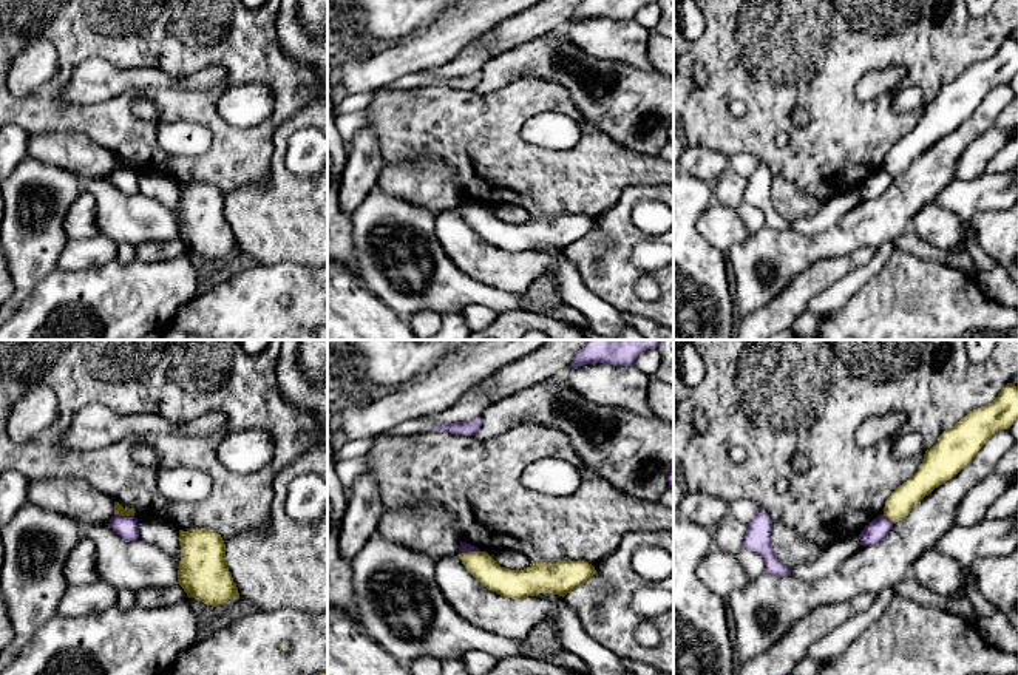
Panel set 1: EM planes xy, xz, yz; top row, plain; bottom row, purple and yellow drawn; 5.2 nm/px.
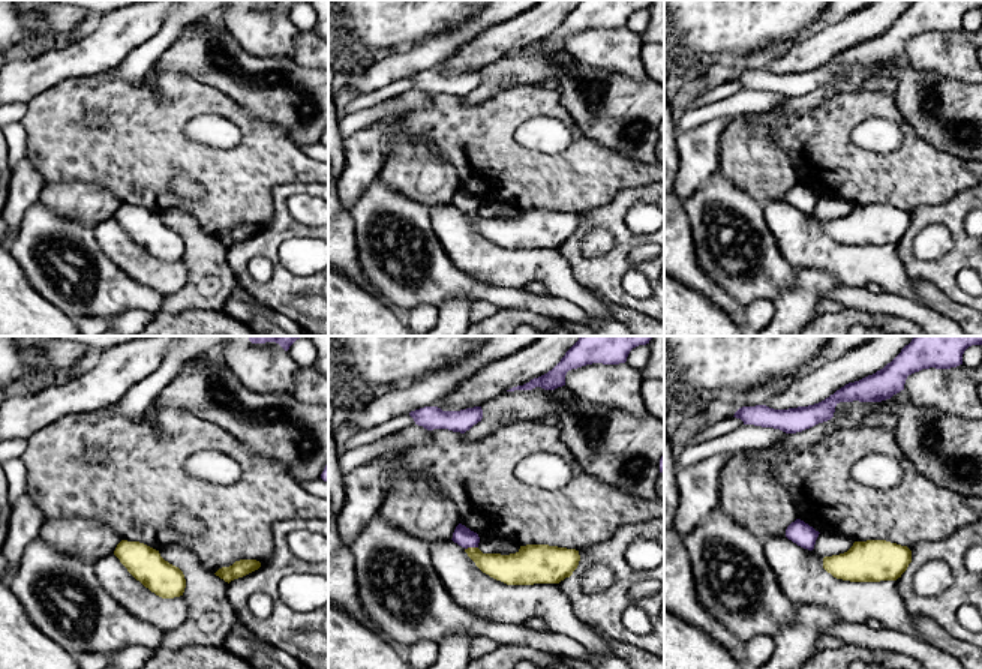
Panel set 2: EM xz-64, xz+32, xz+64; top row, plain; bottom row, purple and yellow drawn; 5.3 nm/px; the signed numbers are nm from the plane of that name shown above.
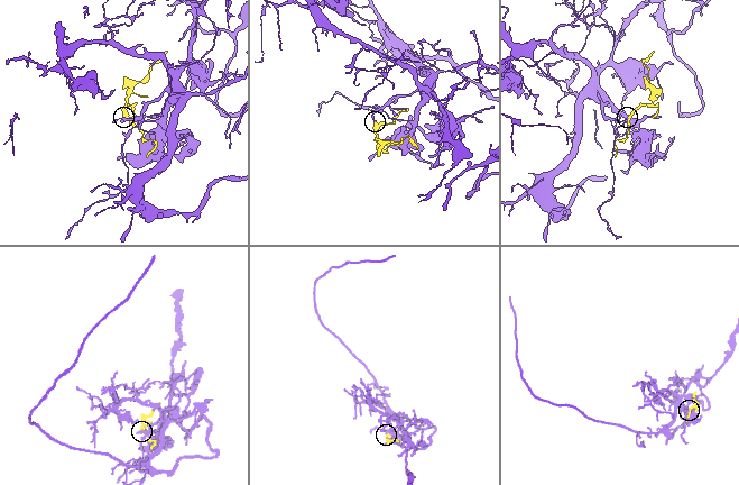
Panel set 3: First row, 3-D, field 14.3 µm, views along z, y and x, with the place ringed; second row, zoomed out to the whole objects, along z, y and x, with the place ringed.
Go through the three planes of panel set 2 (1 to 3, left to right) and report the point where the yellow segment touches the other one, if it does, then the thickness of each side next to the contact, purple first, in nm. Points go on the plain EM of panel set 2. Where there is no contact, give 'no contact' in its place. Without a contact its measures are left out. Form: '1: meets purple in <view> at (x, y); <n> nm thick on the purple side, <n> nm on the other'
1: no contact
2: meets purple in xz+32 at (471, 210); 100 nm thick on the purple side, 160 nm on the other
3: no contact

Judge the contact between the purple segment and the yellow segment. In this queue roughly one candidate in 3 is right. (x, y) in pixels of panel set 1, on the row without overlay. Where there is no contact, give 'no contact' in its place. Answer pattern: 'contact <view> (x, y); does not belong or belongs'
contact xz (468, 204); does not belong

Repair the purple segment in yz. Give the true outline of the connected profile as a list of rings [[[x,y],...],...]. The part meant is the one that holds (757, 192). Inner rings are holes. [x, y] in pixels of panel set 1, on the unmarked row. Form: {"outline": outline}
{"outline": [[[757,164],[755,170],[746,178],[743,202],[760,209],[765,215],[765,227],[772,230],[788,230],[791,222],[782,218],[772,204],[771,196],[772,175],[766,165]]]}

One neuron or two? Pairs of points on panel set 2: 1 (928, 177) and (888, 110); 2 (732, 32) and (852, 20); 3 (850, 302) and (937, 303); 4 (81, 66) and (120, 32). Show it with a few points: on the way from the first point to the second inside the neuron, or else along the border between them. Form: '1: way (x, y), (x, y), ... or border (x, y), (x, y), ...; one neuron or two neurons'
1: way (892, 177), (876, 177), (844, 146), (852, 120); one neuron
2: border (820, 15), (813, 27), (784, 39); two neurons
3: border (927, 305), (952, 320); two neurons
4: way (90, 57), (111, 41); one neuron

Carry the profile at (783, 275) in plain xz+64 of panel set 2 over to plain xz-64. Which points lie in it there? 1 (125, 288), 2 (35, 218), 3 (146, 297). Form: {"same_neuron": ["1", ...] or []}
{"same_neuron": ["1", "2", "3"]}

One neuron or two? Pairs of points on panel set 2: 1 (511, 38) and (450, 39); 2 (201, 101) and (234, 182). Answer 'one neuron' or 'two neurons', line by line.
1: one neuron
2: one neuron

